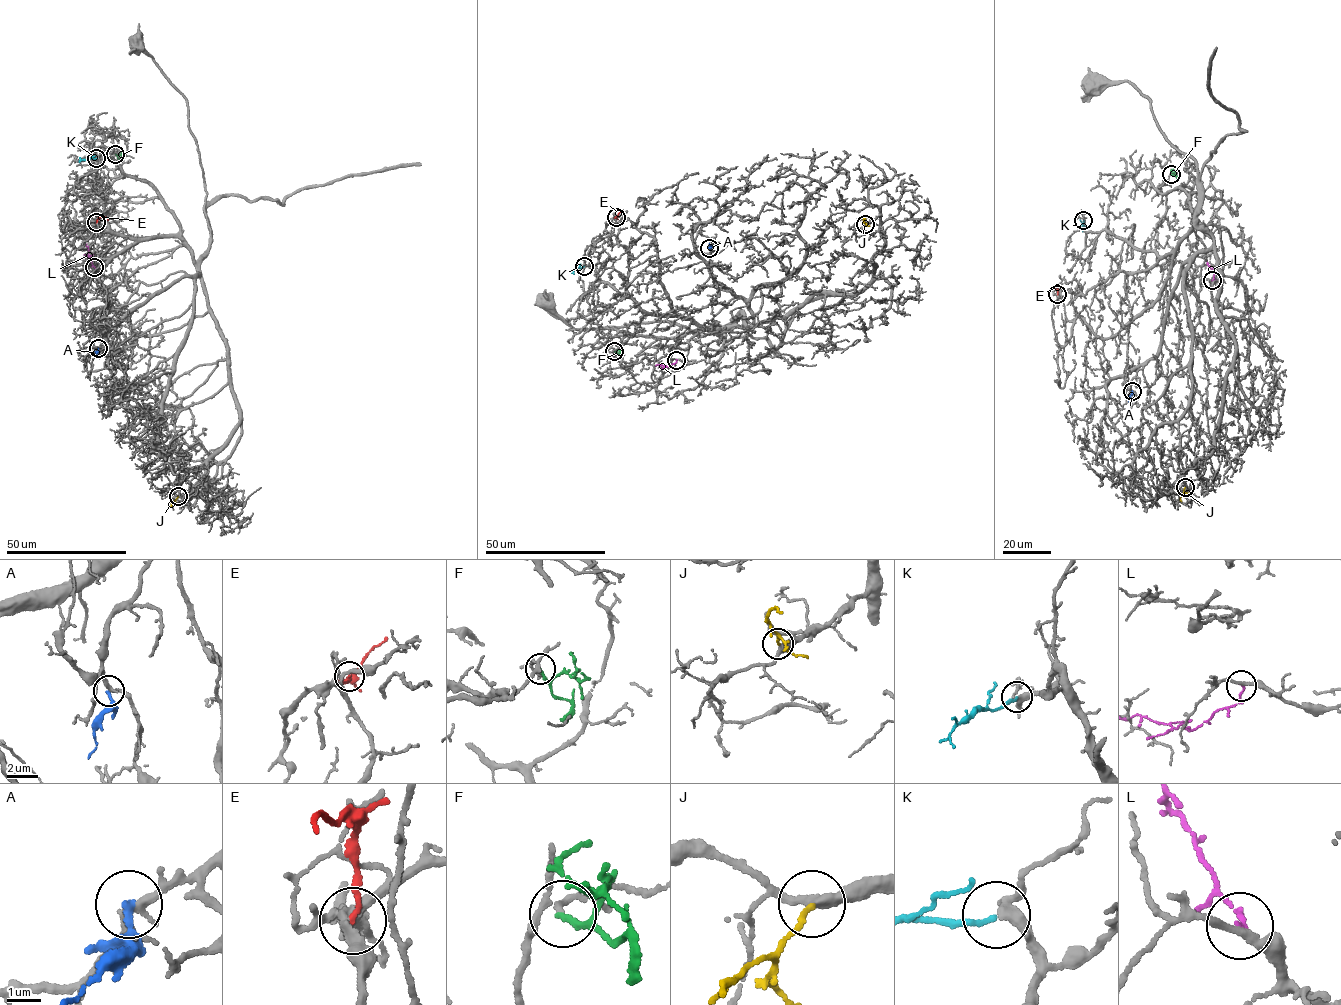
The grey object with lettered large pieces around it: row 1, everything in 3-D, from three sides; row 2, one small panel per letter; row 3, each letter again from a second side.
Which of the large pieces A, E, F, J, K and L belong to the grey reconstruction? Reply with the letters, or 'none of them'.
J, K

